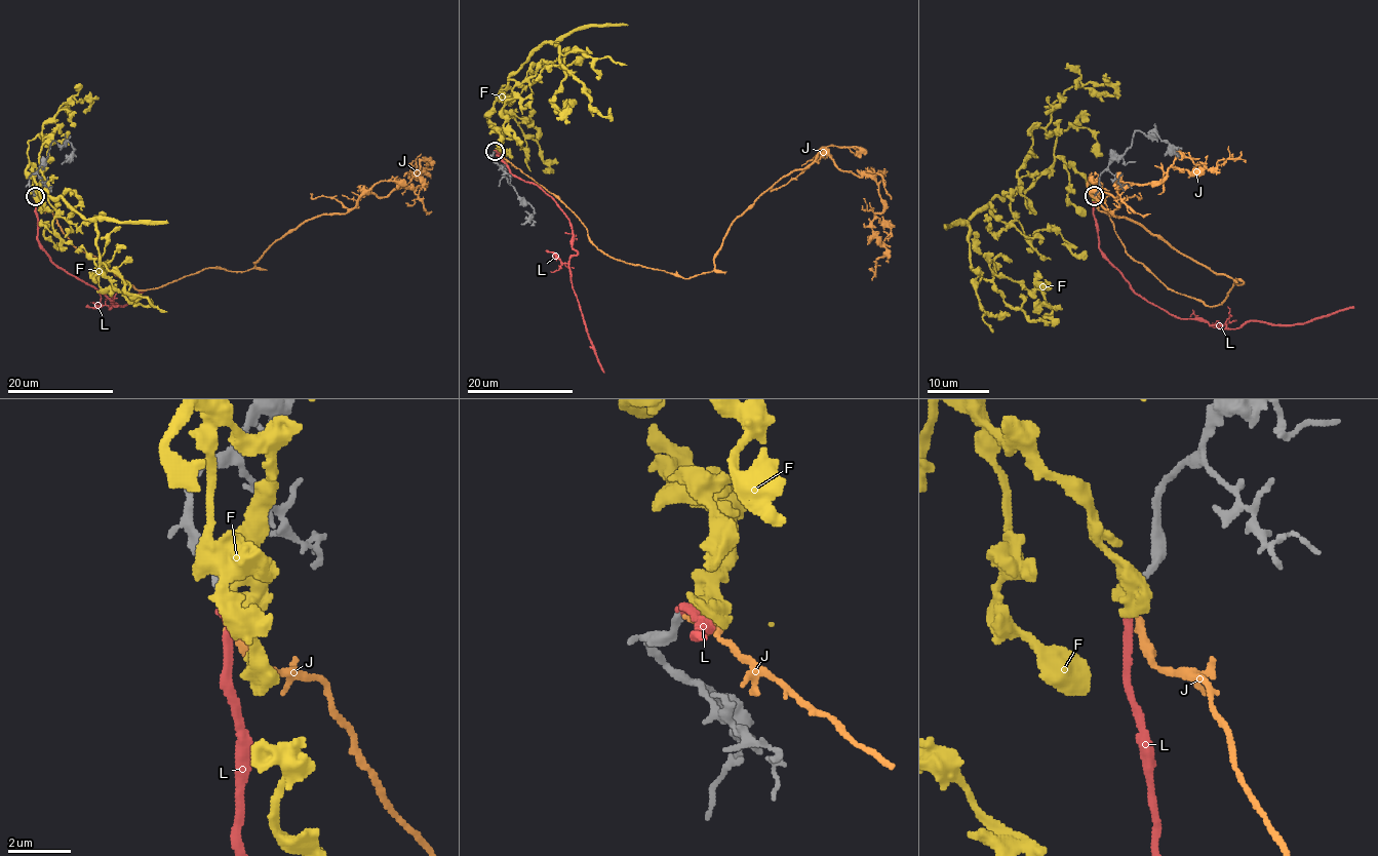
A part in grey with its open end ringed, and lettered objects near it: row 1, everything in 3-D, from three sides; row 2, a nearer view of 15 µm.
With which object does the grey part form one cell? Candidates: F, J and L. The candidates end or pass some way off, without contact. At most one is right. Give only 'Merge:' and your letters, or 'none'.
Merge: J

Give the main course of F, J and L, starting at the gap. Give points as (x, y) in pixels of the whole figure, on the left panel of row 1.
F: (36, 196), (43, 174), (30, 163), (35, 186), (94, 222), (111, 284), (130, 302), (151, 298)
J: (35, 197), (78, 248), (150, 289), (250, 270), (301, 224), (419, 186), (412, 167)
L: (35, 198), (38, 243), (56, 265), (117, 306), (110, 309), (112, 303), (125, 305), (144, 289)

